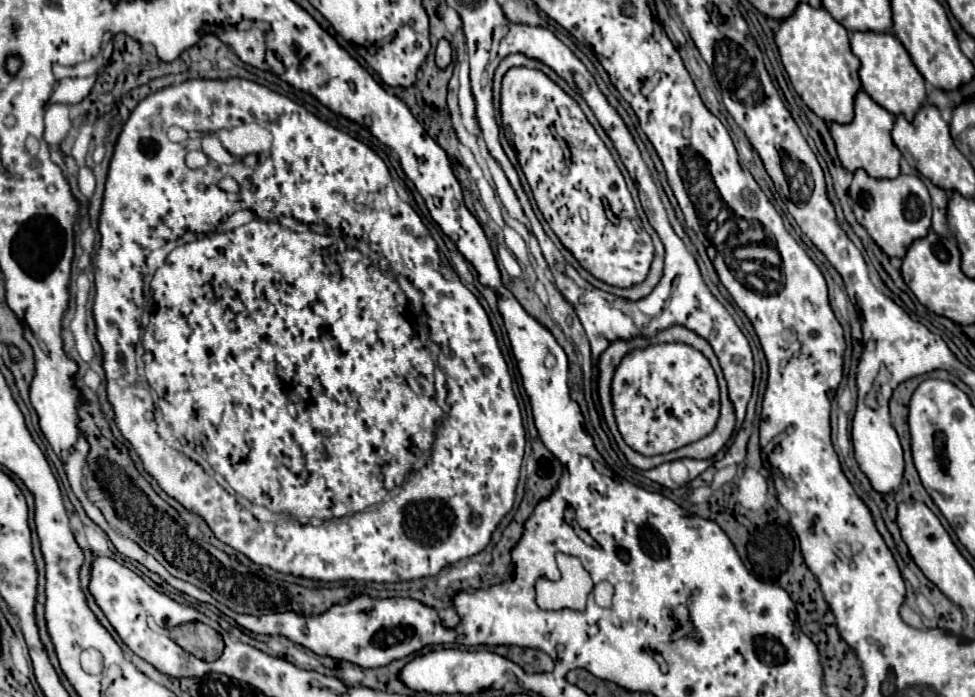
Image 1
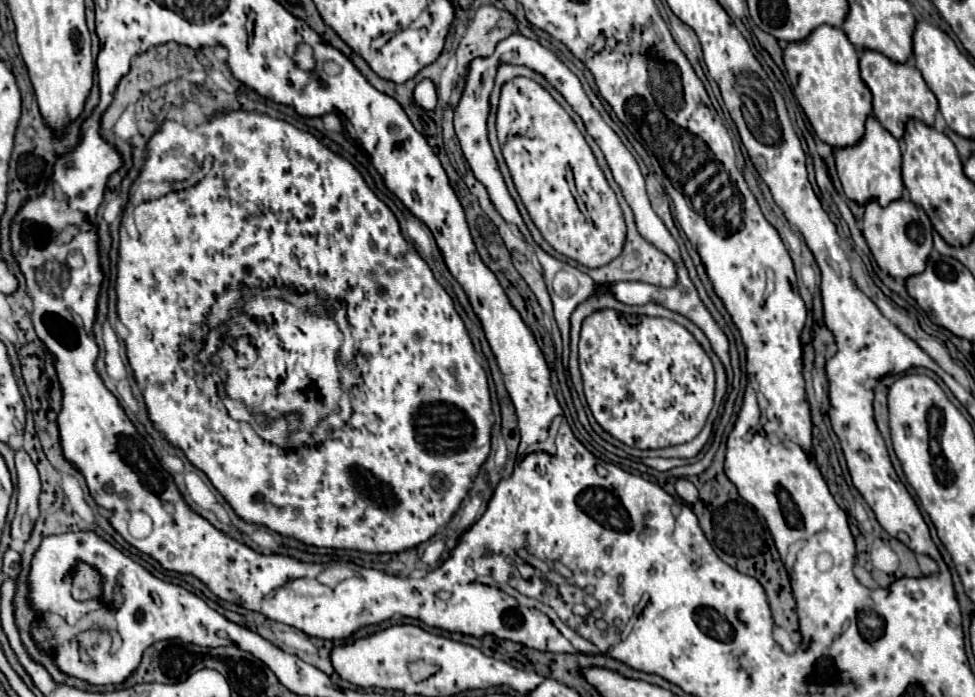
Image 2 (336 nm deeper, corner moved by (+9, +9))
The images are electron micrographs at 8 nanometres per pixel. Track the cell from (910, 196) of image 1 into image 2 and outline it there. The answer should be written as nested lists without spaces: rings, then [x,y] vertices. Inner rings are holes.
[[[897,199],[897,201],[889,203],[887,207],[881,207],[877,201],[871,201],[865,207],[863,235],[867,239],[867,245],[877,261],[877,265],[883,271],[887,271],[891,277],[907,279],[911,275],[923,273],[929,253],[933,249],[931,233],[933,233],[933,227],[931,227],[925,211],[903,199]]]

